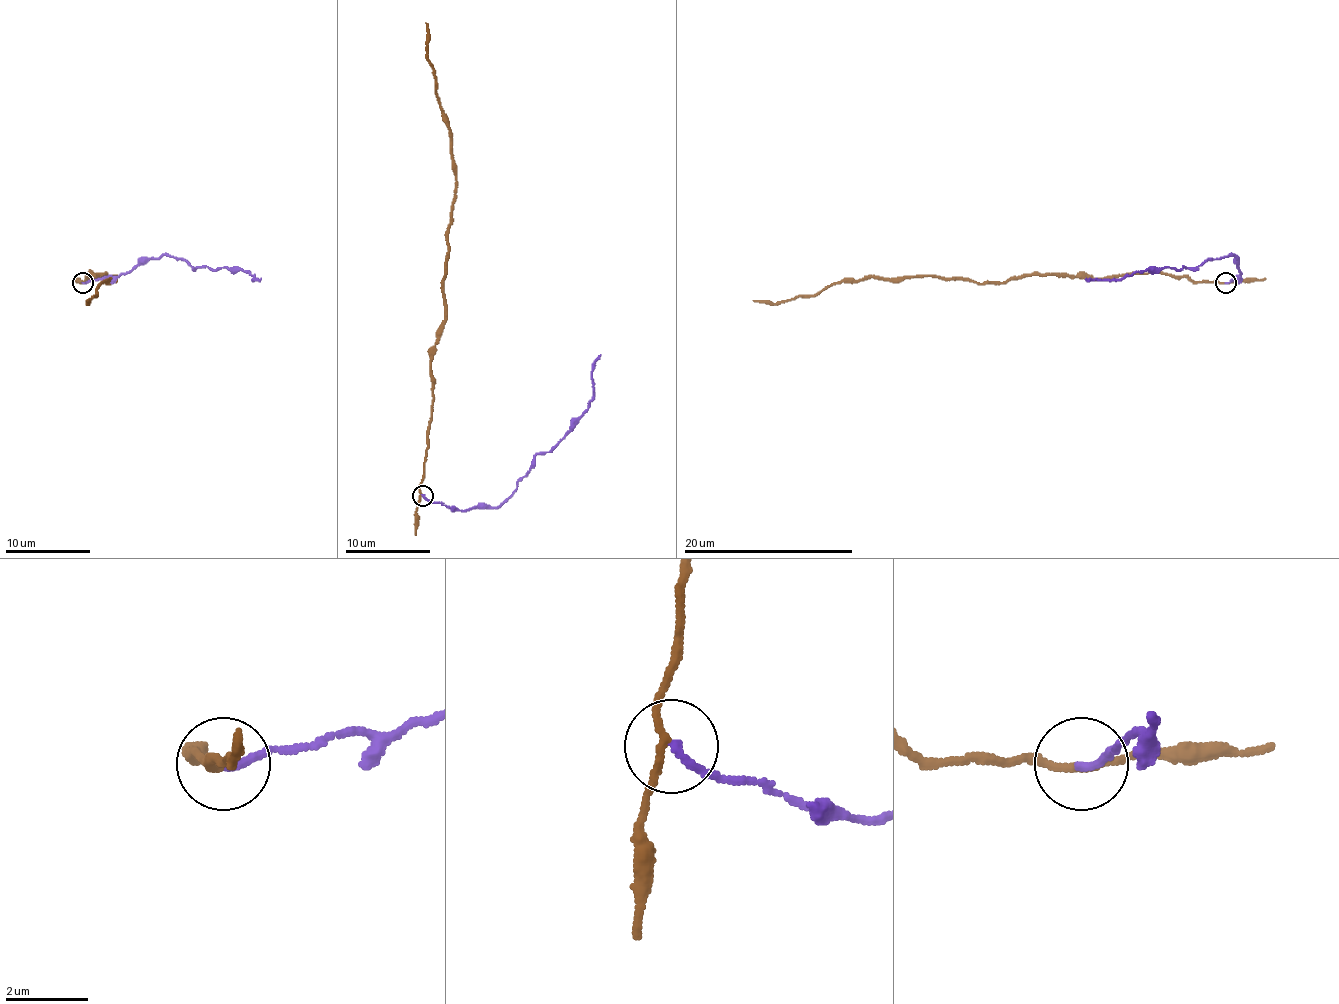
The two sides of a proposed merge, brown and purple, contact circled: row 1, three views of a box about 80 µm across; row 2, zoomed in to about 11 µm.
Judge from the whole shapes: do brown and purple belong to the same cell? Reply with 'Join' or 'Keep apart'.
Keep apart

